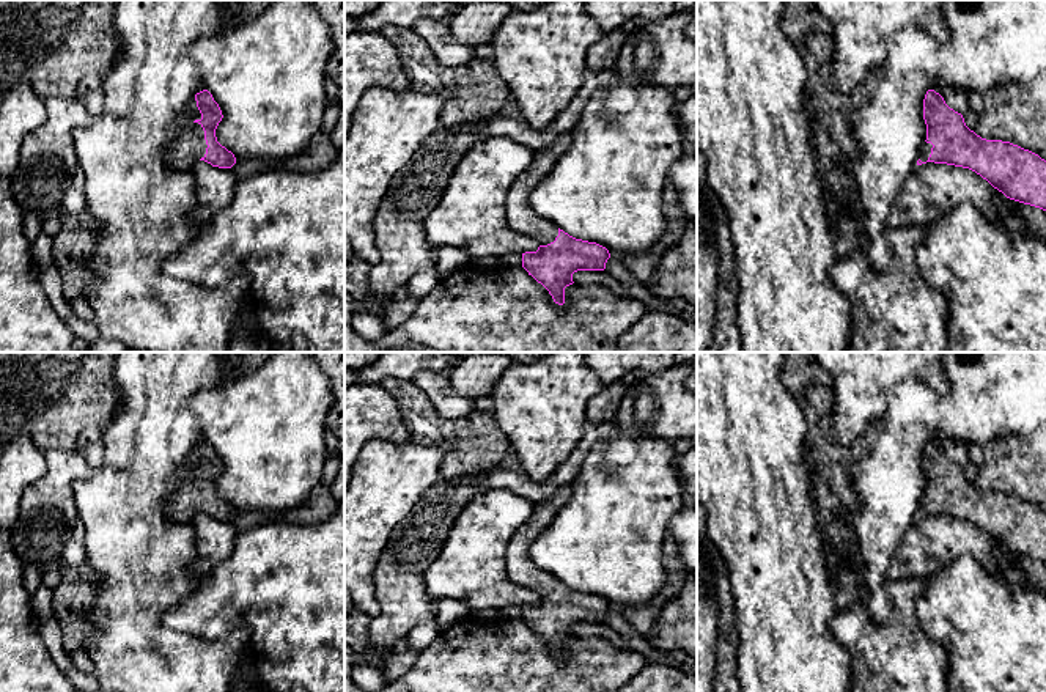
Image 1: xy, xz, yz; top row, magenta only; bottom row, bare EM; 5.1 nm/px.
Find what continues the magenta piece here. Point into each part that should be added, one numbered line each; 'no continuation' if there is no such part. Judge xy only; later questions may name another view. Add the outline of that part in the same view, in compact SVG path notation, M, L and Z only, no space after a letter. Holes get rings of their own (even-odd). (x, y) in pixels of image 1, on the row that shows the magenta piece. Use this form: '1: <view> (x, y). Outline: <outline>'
1: xy (189, 145). Outline: M193 101L189 107L190 121L178 132L176 138L167 146L165 156L175 170L190 171L192 165L204 157L206 140L201 124L201 113Z

